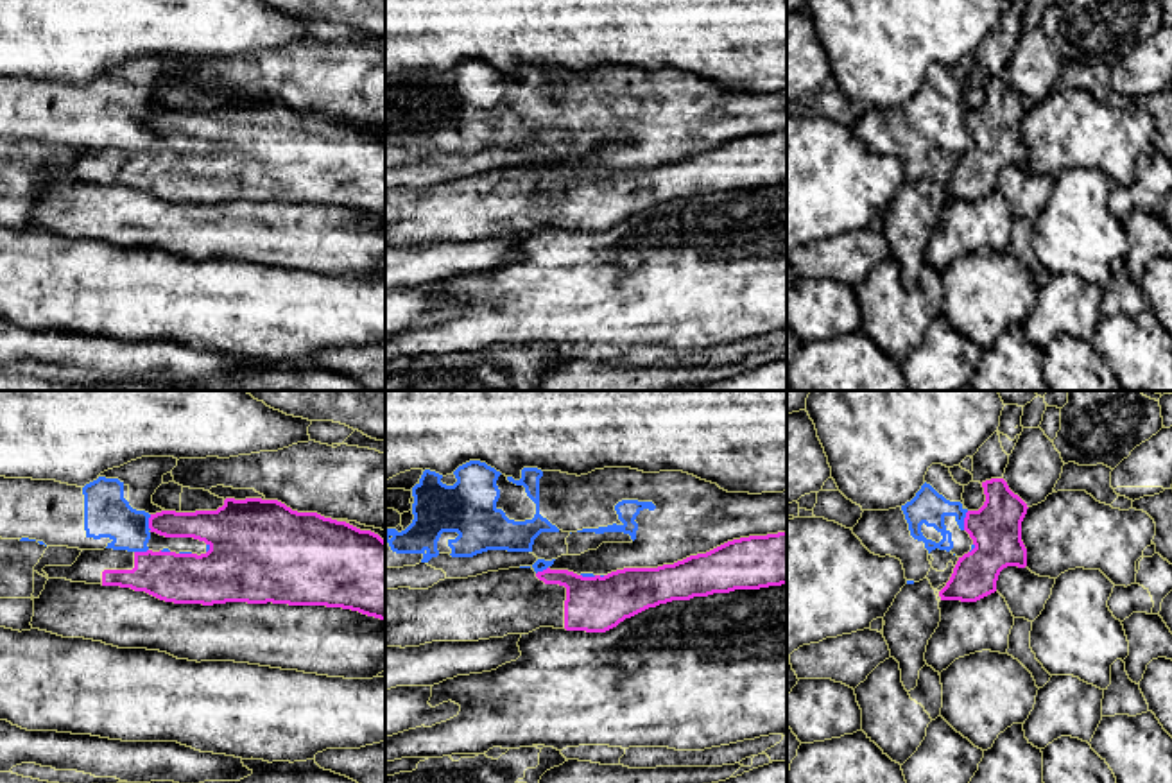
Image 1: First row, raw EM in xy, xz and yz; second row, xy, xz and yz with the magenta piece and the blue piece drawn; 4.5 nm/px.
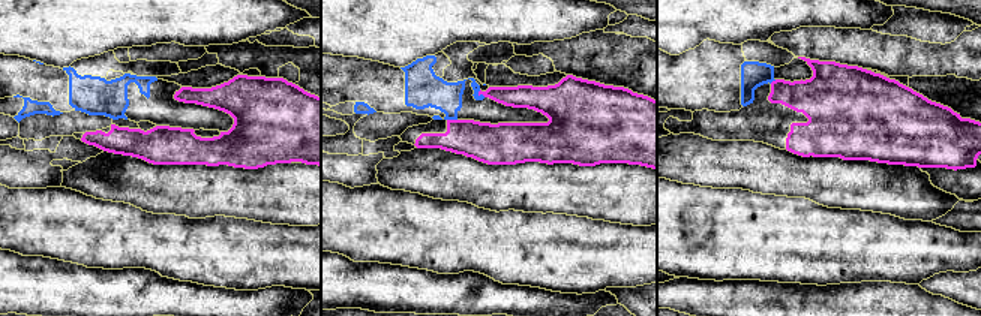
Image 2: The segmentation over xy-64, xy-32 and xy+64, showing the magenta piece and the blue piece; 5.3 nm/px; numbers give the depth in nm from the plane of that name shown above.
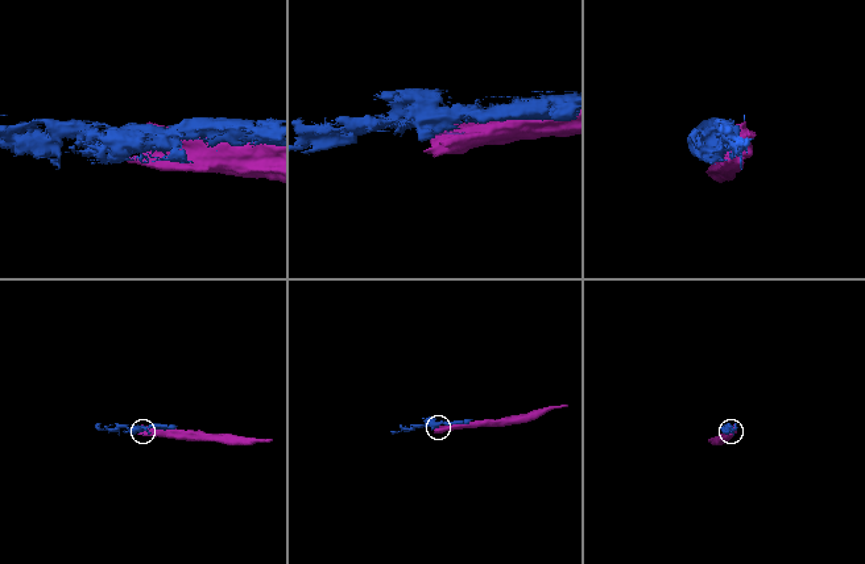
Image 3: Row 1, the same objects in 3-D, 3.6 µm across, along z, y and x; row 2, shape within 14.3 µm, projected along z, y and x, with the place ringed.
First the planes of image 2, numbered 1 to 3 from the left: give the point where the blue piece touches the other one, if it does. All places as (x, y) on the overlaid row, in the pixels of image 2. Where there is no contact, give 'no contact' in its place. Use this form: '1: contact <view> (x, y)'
1: no contact
2: contact xy-32 (482, 93)
3: contact xy+64 (773, 81)

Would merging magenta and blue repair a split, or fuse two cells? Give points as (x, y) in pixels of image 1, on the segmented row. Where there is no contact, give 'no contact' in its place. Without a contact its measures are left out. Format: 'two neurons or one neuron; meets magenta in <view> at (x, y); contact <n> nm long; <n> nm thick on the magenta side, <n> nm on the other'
two neurons; meets magenta in yz at (965, 520); contact 90 nm long; 220 nm thick on the magenta side, 150 nm on the other

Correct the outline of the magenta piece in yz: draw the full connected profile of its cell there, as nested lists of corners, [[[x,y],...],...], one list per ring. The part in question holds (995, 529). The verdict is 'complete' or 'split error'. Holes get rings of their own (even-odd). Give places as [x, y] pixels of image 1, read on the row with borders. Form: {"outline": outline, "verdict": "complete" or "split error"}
{"outline": [[[1004,478],[982,482],[986,502],[978,511],[968,511],[964,530],[975,548],[959,557],[941,600],[977,602],[996,591],[996,581],[1007,566],[1027,566],[1027,548],[1021,541],[1021,521],[1027,503],[1014,495]]], "verdict": "complete"}

